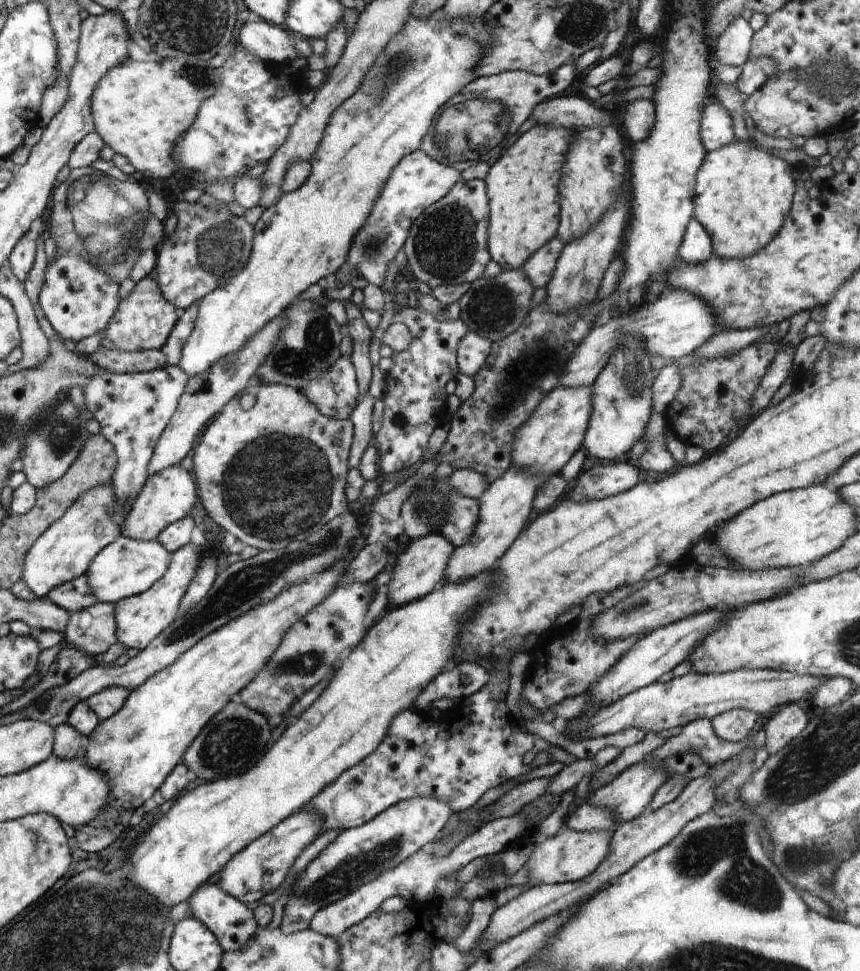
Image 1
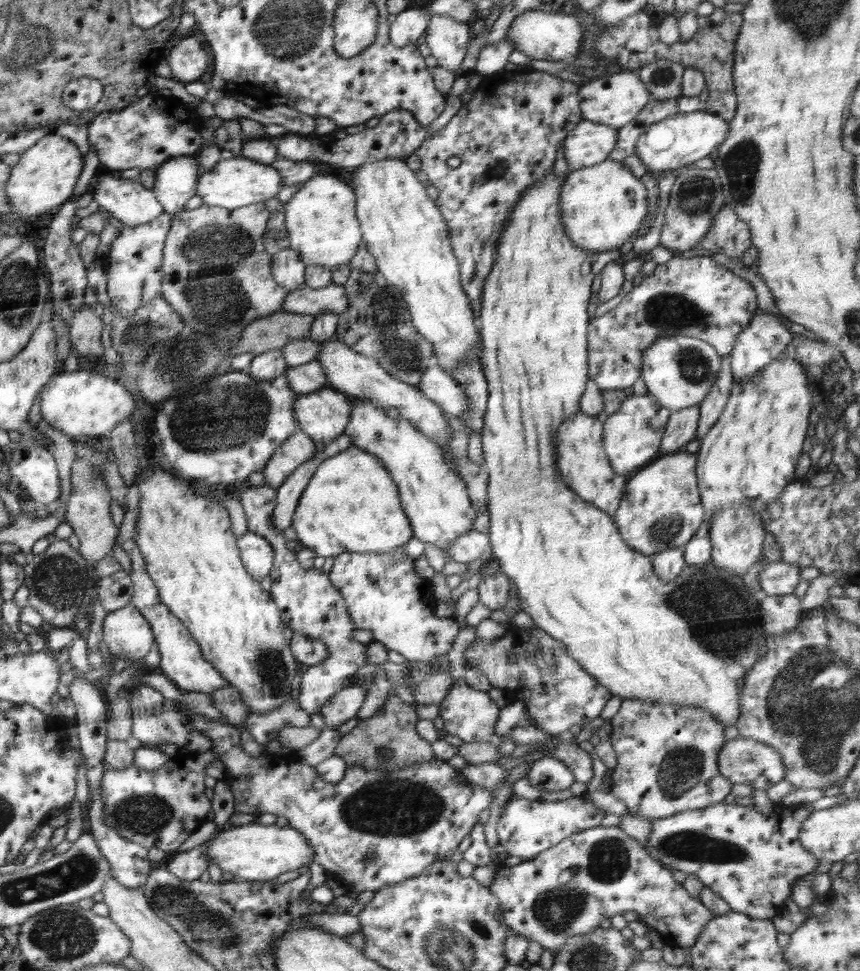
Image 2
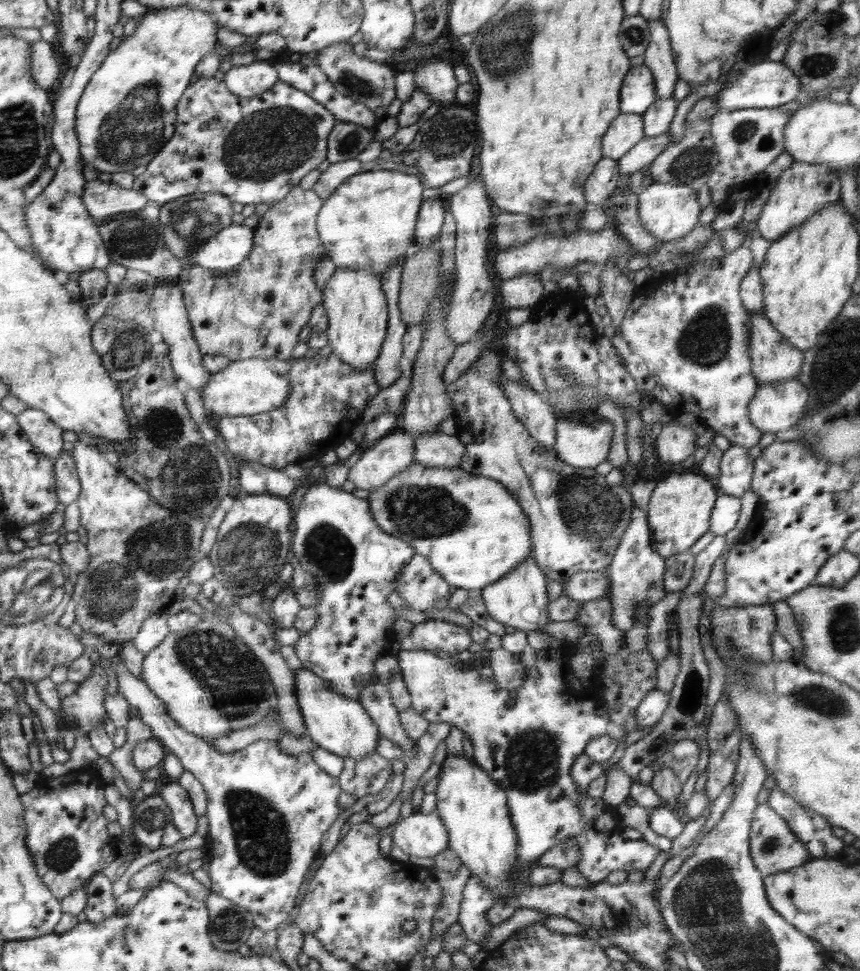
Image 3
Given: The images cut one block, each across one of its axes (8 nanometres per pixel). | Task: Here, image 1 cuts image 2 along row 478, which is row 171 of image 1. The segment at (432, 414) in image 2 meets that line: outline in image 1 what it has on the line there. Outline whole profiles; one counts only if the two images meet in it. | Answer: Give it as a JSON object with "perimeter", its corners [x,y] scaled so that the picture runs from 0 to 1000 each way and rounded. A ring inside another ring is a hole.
{"perimeter":[[[670,62],[656,64],[644,74],[633,77],[609,73],[586,73],[572,78],[553,79],[549,84],[544,84],[533,97],[528,97],[519,107],[514,107],[495,140],[491,142],[487,154],[498,159],[500,163],[505,163],[507,167],[533,175],[538,185],[564,185],[571,173],[566,167],[579,167],[588,159],[588,154],[593,153],[594,148],[622,129],[617,120],[621,109],[653,97],[671,81],[669,73]]]}

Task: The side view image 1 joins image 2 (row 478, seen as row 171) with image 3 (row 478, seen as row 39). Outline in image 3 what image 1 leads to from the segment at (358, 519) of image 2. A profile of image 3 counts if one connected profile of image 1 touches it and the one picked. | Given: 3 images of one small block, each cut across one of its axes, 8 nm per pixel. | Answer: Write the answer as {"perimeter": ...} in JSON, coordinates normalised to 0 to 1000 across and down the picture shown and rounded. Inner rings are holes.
{"perimeter":[[[481,476],[442,503],[430,506],[426,515],[430,518],[433,532],[445,548],[460,552],[483,564],[487,572],[495,573],[502,585],[533,607],[560,607],[595,589],[619,571],[616,535],[607,526],[602,514],[578,494],[544,488],[535,481],[499,482]]]}

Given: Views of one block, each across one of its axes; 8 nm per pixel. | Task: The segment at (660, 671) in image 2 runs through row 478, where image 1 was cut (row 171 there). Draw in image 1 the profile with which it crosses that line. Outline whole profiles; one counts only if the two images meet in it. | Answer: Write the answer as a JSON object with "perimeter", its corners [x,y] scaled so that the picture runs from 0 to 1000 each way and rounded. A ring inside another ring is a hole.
{"perimeter":[[[621,129],[603,140],[564,184],[569,209],[567,258],[584,278],[606,276],[630,253],[647,244],[650,233],[653,169],[666,134]]]}

